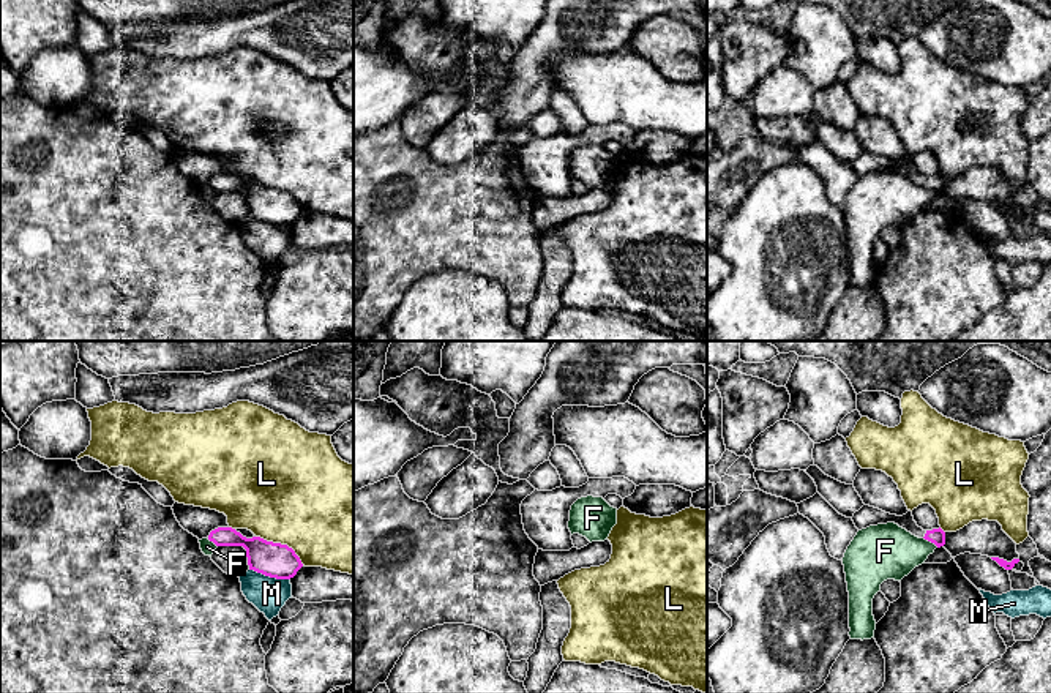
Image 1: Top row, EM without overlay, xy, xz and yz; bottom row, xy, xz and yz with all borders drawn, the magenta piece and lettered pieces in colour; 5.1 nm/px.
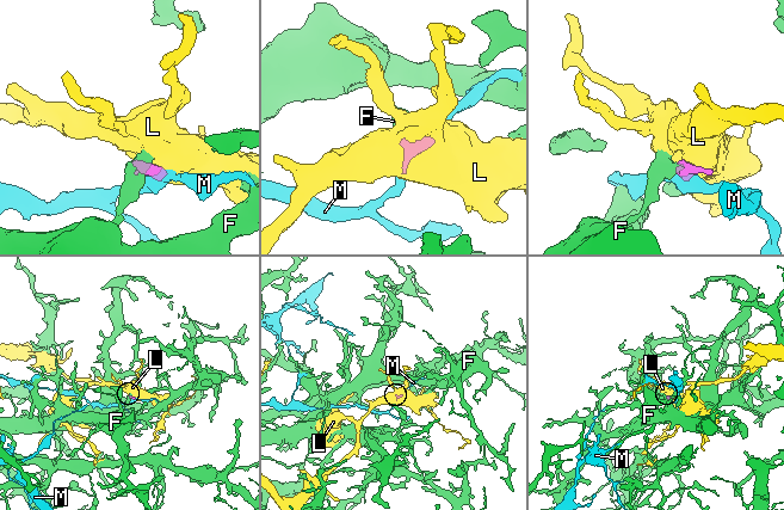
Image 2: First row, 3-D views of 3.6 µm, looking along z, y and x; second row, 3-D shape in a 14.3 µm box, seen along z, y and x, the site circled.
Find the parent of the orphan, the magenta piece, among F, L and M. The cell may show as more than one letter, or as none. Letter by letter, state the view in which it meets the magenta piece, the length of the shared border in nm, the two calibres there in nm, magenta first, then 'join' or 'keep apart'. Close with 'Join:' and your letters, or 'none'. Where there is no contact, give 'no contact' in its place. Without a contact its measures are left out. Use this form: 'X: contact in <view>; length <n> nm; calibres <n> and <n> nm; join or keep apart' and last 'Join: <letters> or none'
F: contact in yz; length 90 nm; calibres 80 and 280 nm; keep apart
L: contact in xy; length 280 nm; calibres 180 and 500 nm; keep apart
M: contact in xy; length 220 nm; calibres 180 and 180 nm; keep apart
Join: none

